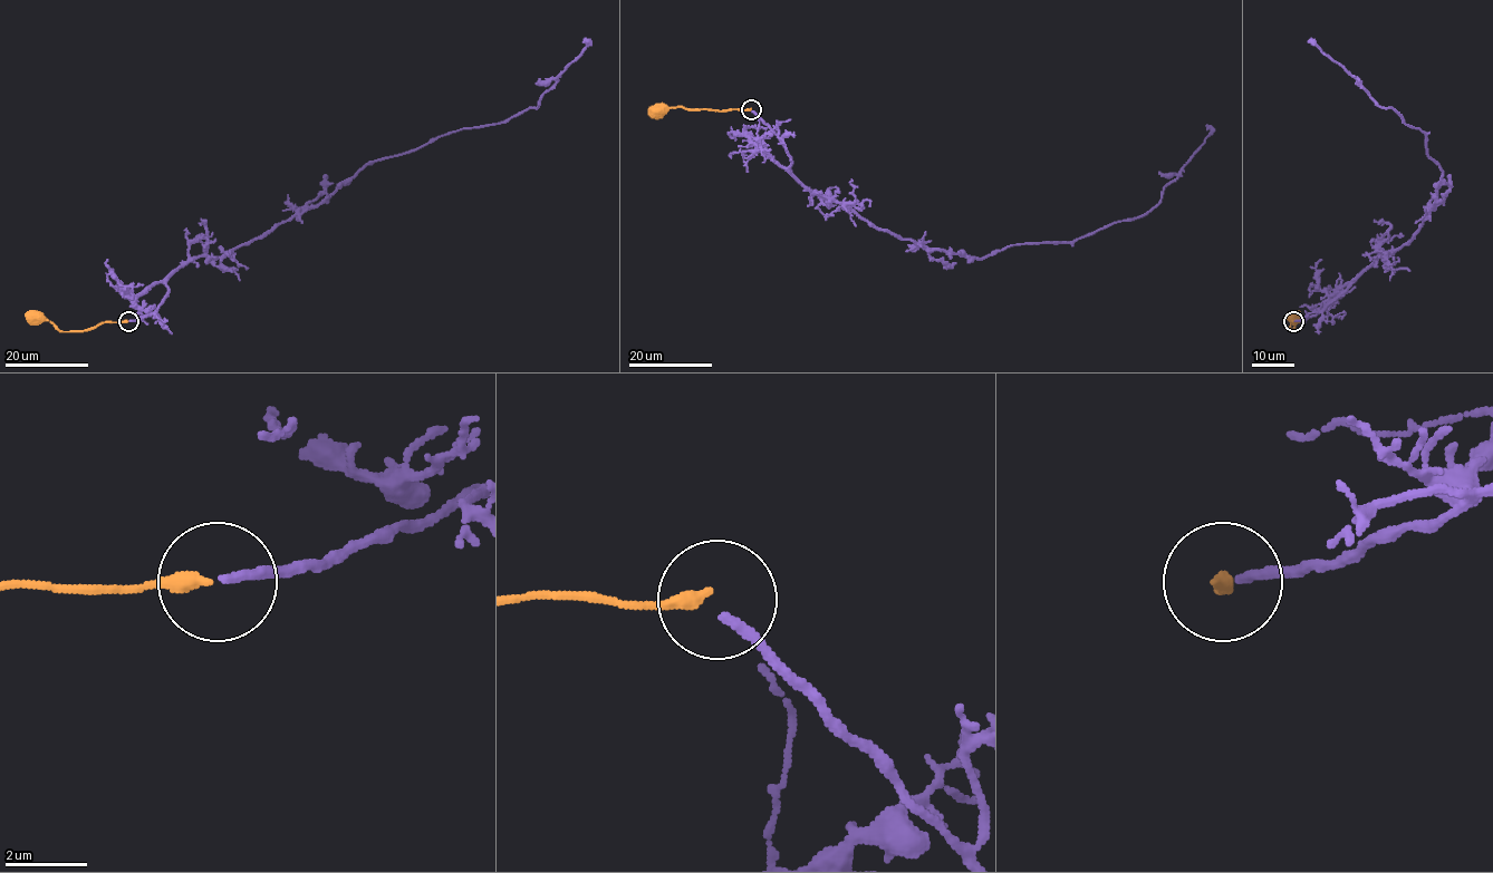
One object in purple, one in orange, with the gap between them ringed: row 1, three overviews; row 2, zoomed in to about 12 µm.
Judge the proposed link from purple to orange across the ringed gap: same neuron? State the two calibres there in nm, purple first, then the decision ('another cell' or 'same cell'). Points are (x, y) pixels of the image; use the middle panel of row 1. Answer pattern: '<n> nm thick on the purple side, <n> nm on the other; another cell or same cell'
240 nm thick on the purple side, 320 nm on the other; another cell

